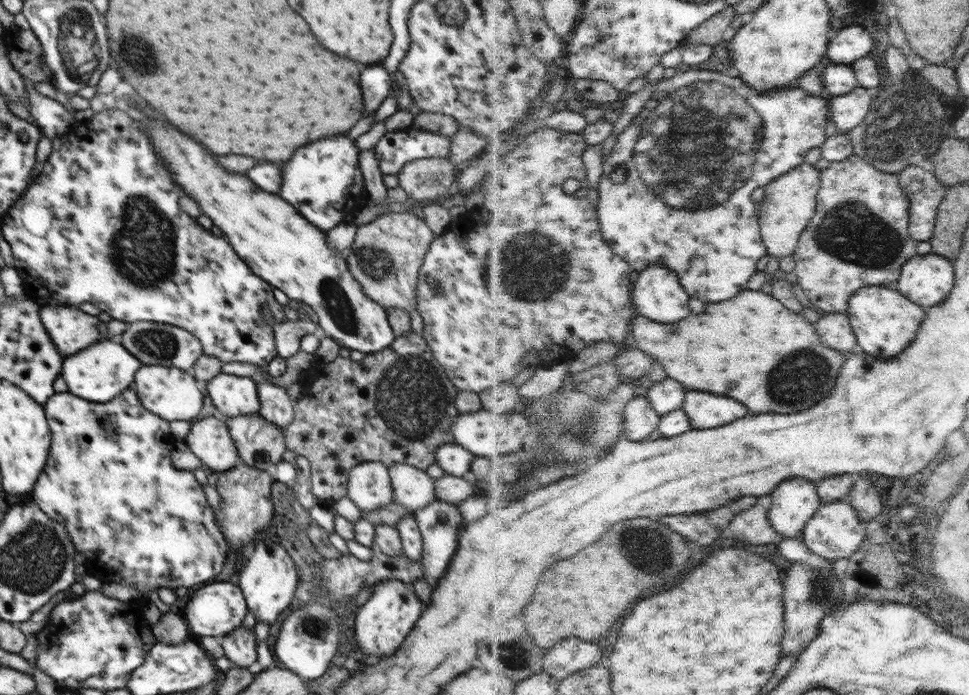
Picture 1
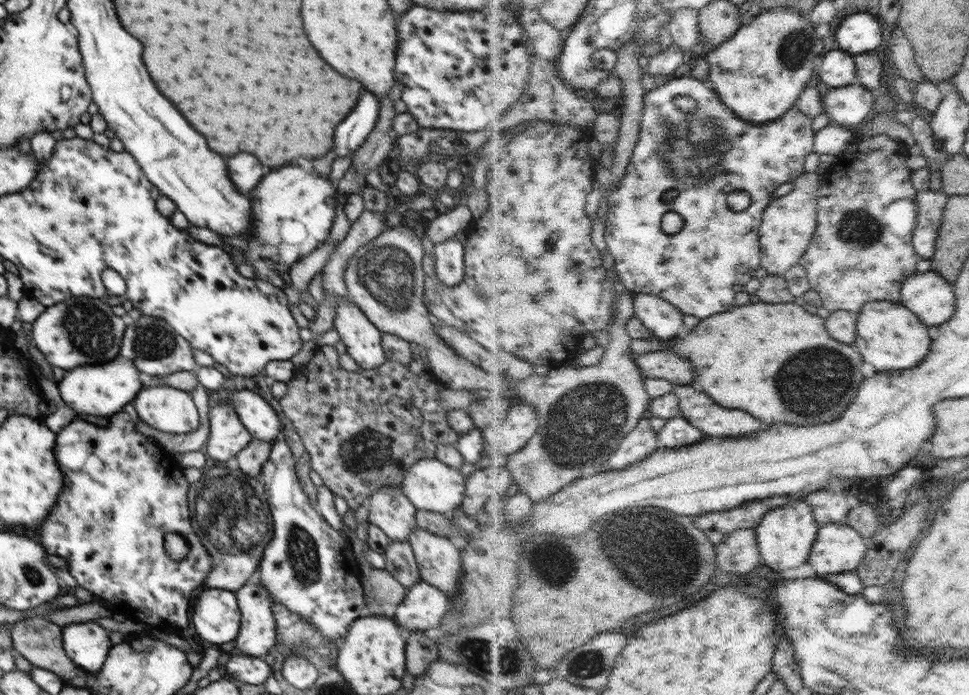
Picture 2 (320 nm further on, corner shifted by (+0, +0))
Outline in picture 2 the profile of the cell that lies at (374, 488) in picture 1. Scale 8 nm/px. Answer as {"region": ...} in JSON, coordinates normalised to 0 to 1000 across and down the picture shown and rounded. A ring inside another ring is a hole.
{"region":[[[396,698],[379,722],[381,754],[390,757],[405,778],[419,778],[430,760],[430,731],[421,721],[413,699]]]}

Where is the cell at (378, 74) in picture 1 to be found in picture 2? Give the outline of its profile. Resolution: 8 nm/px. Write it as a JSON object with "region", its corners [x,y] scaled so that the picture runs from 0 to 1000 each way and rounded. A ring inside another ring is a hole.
{"region":[[[376,135],[367,155],[359,164],[355,176],[349,178],[345,190],[345,219],[348,224],[359,224],[376,207],[384,186],[390,177],[392,142],[384,135]]]}

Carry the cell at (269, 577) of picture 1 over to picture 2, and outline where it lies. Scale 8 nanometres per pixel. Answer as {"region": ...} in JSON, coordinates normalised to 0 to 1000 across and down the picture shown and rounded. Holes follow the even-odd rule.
{"region":[[[257,836],[243,853],[249,878],[247,914],[234,932],[238,938],[272,947],[286,925],[282,871],[273,843]]]}

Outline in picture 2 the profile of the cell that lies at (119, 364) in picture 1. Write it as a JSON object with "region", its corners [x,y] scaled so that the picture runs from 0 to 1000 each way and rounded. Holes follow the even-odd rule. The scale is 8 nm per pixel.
{"region":[[[116,518],[103,527],[80,527],[67,535],[66,542],[59,548],[59,557],[66,581],[76,590],[78,600],[83,596],[95,599],[116,599],[124,593],[149,554],[144,550],[144,535],[138,529],[134,518]]]}

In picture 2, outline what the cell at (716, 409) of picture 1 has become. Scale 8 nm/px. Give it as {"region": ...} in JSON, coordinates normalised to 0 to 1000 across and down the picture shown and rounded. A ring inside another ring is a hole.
{"region":[[[698,554],[697,565],[703,573],[704,597],[733,627],[766,630],[776,627],[786,616],[786,607],[778,596],[743,584],[735,570],[718,561],[716,555]]]}

